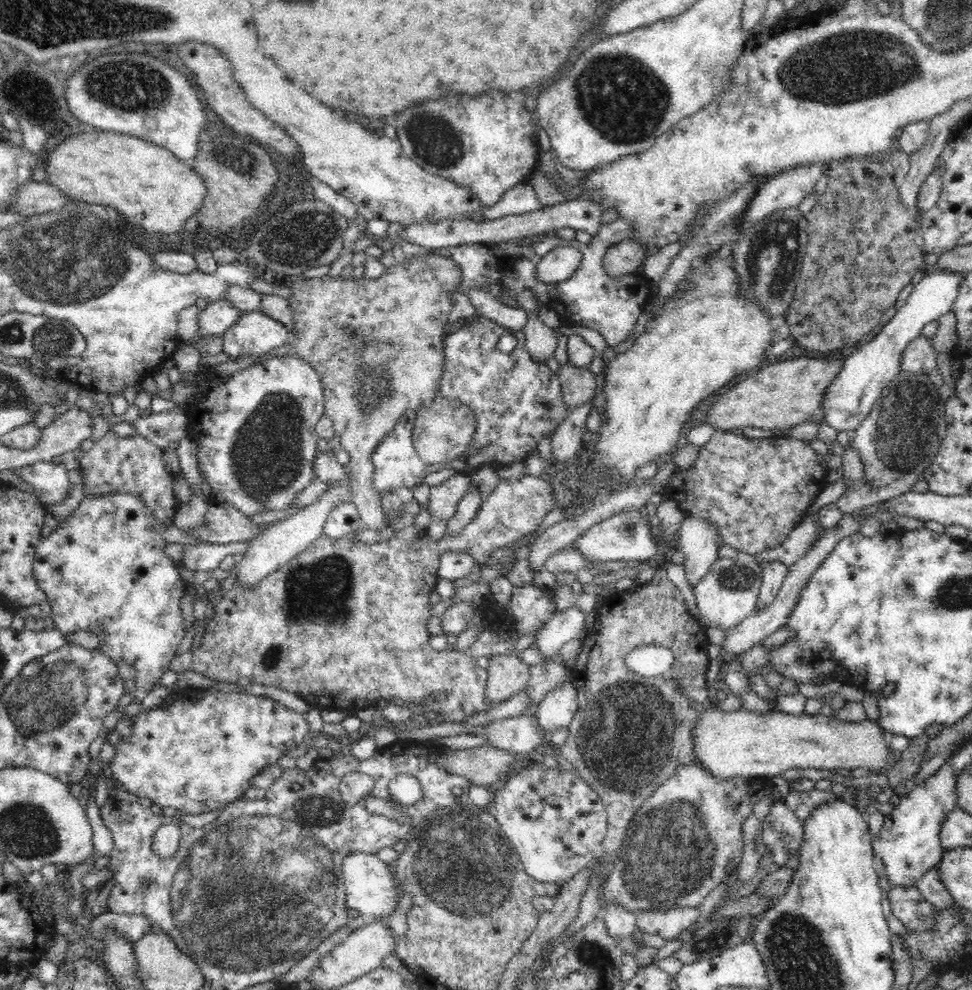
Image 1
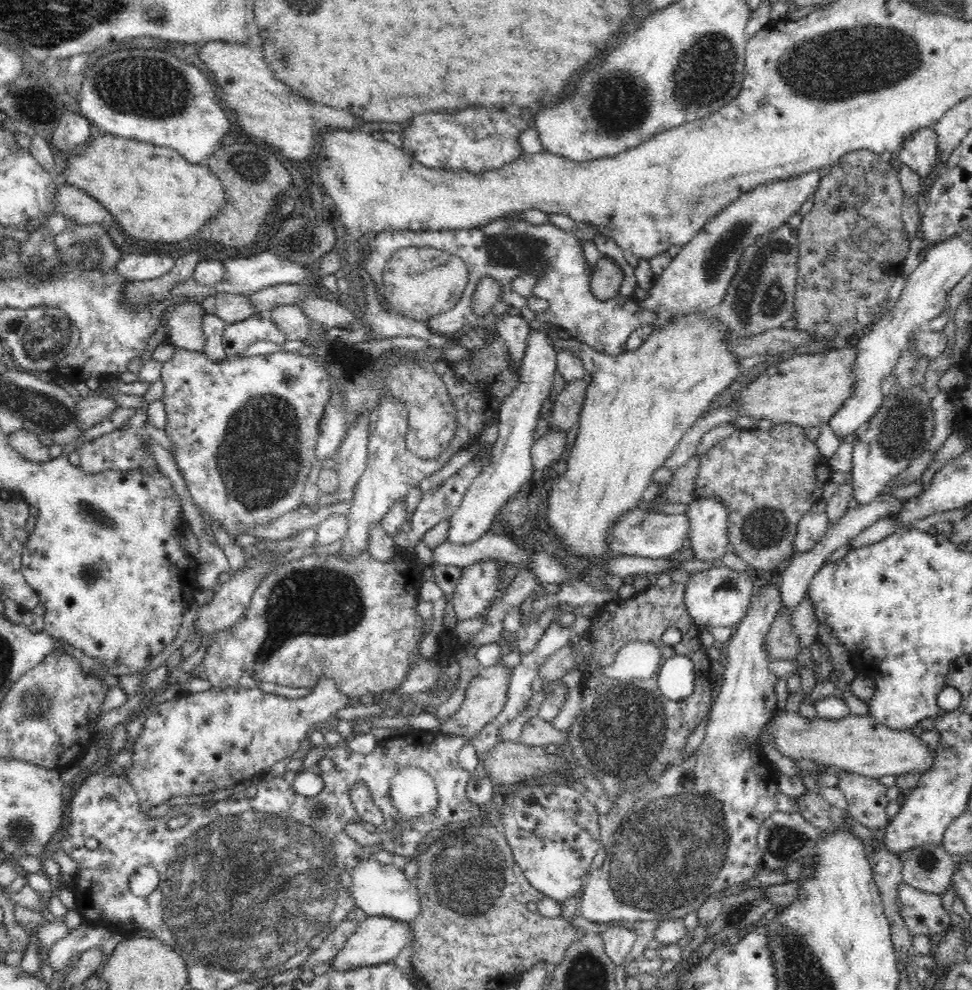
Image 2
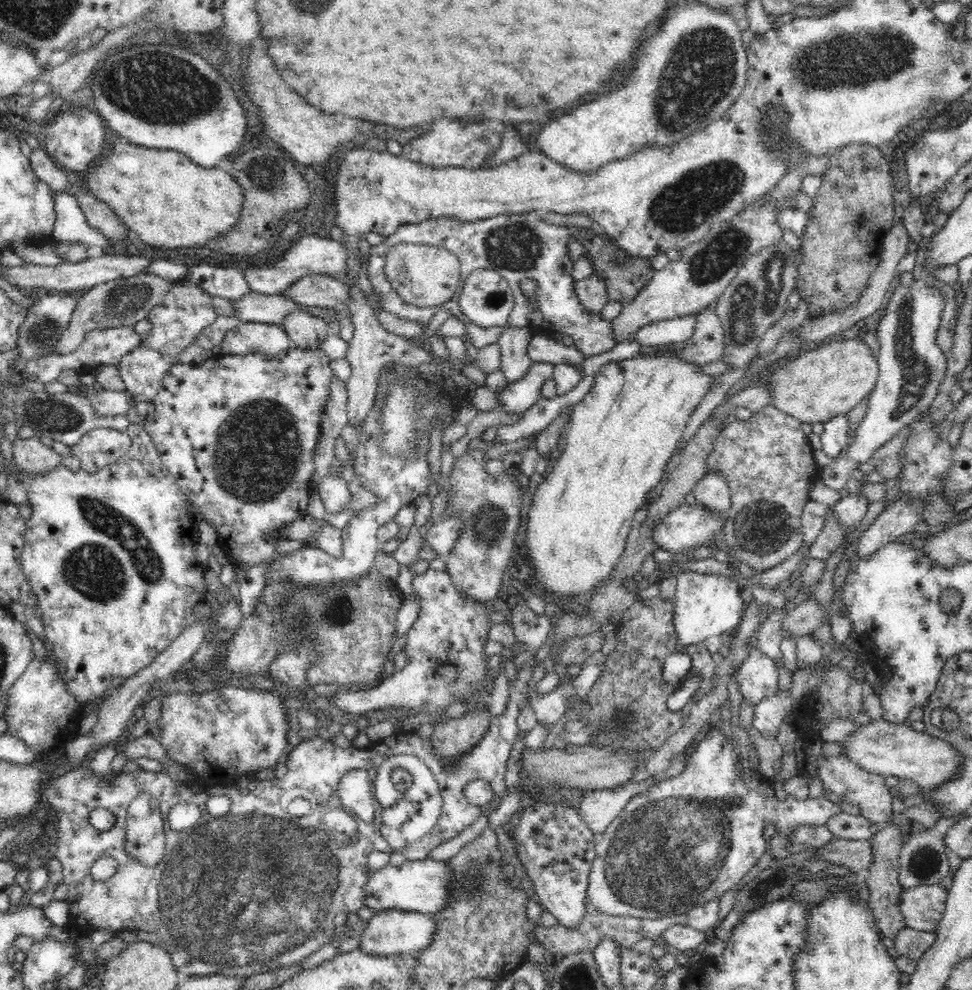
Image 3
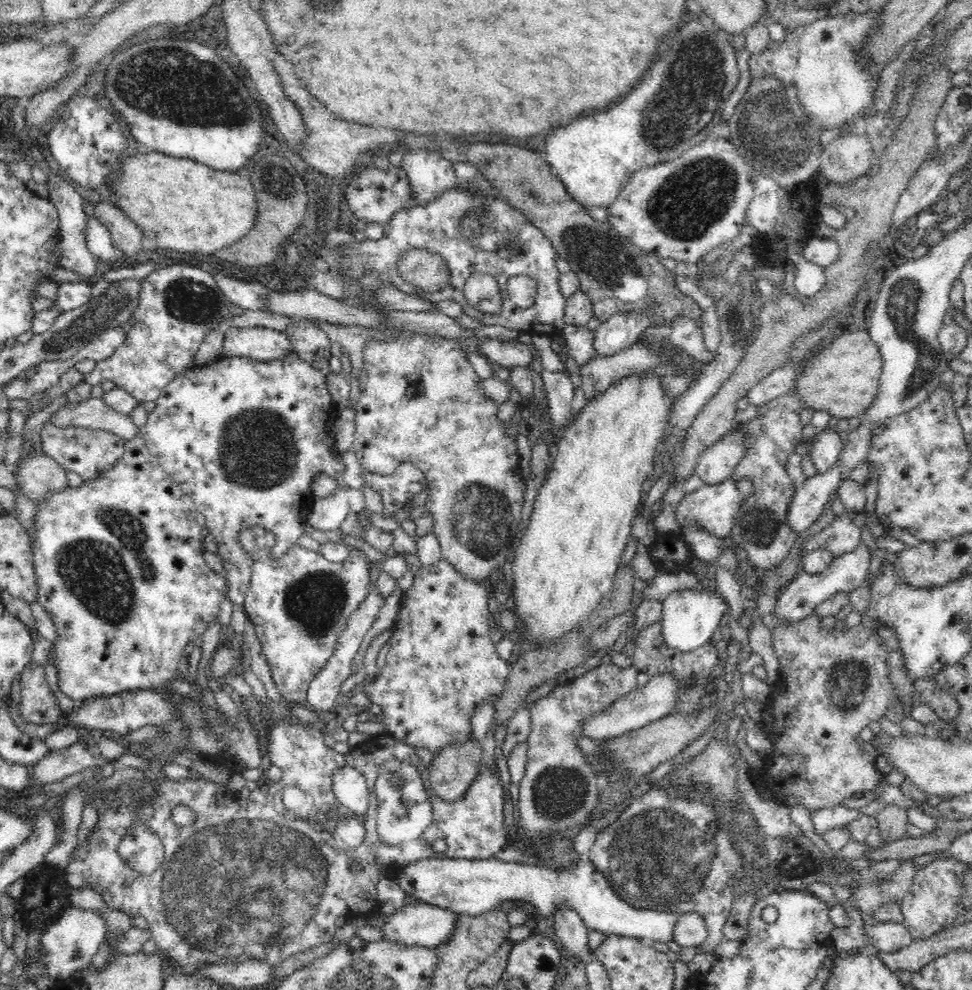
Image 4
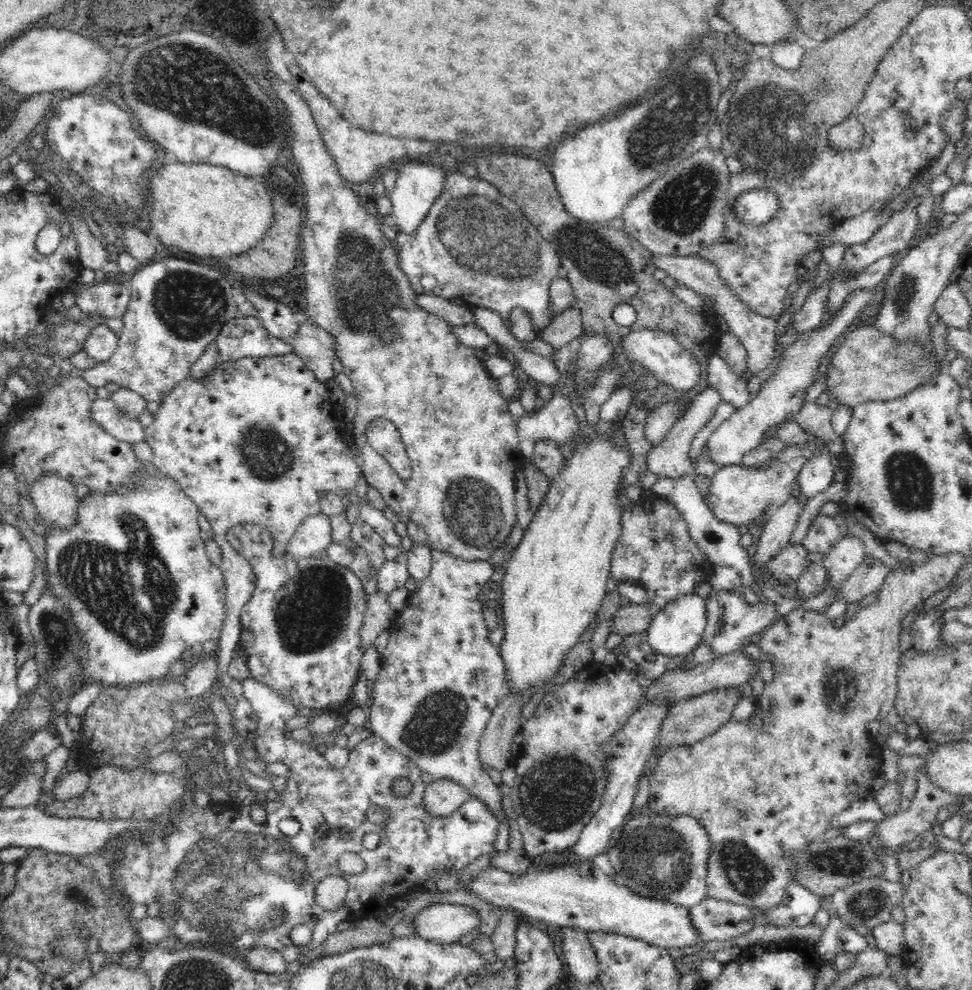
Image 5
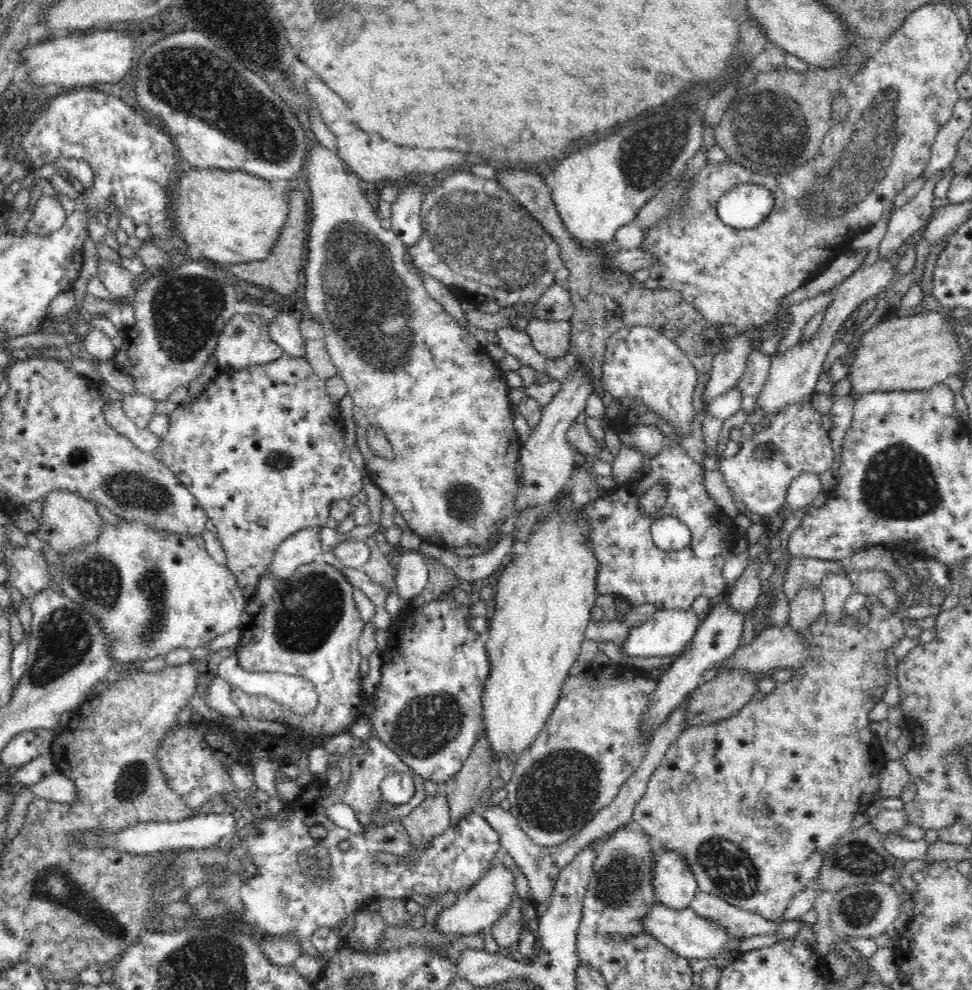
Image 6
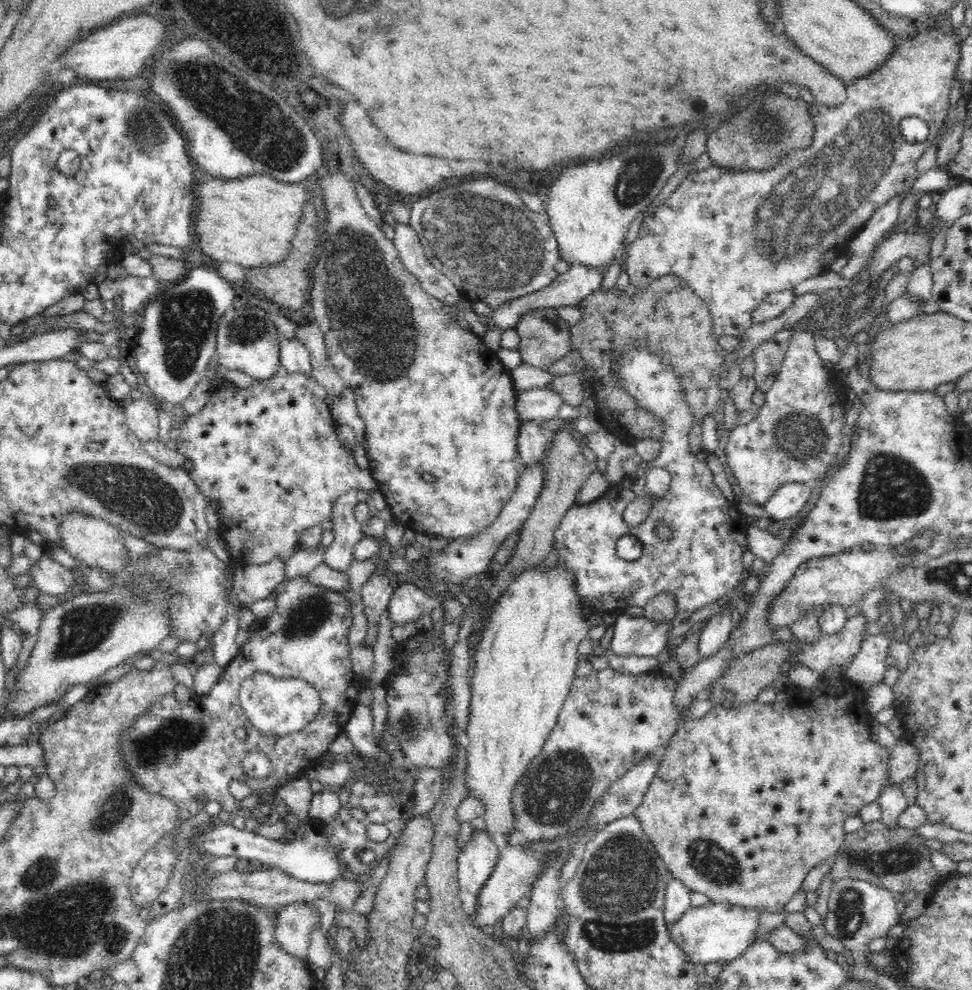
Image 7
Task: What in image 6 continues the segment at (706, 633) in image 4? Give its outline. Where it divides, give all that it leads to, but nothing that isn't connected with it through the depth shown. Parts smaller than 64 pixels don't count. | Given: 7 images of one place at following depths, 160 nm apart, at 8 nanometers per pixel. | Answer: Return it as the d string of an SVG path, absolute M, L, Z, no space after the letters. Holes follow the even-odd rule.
M655 610L654 616L642 622L638 627L632 627L621 651L627 656L661 656L672 660L684 652L699 630L703 617L690 610Z

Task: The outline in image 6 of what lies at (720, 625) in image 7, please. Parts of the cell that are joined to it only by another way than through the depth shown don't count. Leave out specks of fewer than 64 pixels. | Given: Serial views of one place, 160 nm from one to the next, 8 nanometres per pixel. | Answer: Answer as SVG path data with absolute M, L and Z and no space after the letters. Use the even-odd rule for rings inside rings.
M750 560L744 575L727 590L725 598L733 610L746 612L750 608L758 607L758 598L762 592L760 573L760 562Z

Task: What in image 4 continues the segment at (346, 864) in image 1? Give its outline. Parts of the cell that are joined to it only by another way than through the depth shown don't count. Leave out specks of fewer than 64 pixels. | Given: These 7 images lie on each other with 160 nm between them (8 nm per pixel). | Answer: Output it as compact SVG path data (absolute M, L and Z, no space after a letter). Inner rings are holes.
M426 858L410 862L398 870L395 875L398 885L406 896L414 896L422 903L436 905L440 908L452 910L459 914L478 916L500 907L504 902L526 902L536 908L540 916L552 919L552 914L558 906L573 908L583 920L583 923L592 930L602 934L625 937L642 938L647 942L670 942L674 940L674 926L680 918L680 913L674 911L658 911L636 908L622 900L620 895L610 887L610 881L604 877L602 871L594 867L588 858L580 858L573 867L554 868L545 865L528 865L525 863L506 862L492 859L470 860L467 858Z

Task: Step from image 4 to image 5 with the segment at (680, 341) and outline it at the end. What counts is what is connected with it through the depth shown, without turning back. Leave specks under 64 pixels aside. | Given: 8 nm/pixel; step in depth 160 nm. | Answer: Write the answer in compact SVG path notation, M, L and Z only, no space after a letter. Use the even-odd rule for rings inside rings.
M717 353L708 358L707 371L709 386L718 389L724 402L739 409L750 399L747 381L743 376L734 374Z

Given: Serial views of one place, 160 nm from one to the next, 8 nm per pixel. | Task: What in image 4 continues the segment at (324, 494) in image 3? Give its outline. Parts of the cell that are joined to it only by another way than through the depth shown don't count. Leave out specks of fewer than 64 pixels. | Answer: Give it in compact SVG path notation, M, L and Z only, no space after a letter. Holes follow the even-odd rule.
M340 486L329 498L315 500L314 506L307 513L307 522L312 530L337 530L350 514L357 516L364 509L365 496L362 490L348 486L342 489Z

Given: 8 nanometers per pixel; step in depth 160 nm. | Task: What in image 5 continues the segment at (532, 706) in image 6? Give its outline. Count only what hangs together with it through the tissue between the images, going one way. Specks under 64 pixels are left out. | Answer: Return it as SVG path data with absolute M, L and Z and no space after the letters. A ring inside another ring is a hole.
M597 436L590 441L585 438L585 441L581 442L573 454L570 460L566 460L564 468L560 470L560 474L551 480L550 489L548 490L546 499L542 504L542 507L535 513L531 524L527 532L524 533L520 544L515 550L508 554L506 562L504 564L504 582L500 586L502 599L502 619L504 621L504 641L499 647L499 653L502 655L505 667L506 667L506 684L509 690L519 690L524 692L524 689L529 688L531 694L538 694L542 690L542 686L554 678L558 674L564 665L564 656L568 654L568 650L572 649L578 642L581 642L582 636L586 630L590 627L590 623L593 622L597 610L600 608L601 602L606 594L606 584L610 579L610 568L612 564L612 554L616 548L616 542L620 540L622 536L622 507L618 504L618 498L623 495L624 483L622 482L622 472L630 466L630 449L627 442L624 444L614 444L609 438L602 438Z

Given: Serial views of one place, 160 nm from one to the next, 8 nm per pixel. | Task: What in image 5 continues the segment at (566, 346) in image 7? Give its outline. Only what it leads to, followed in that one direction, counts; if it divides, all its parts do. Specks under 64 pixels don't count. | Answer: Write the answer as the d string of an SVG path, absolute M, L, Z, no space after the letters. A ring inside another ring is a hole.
M573 305L554 316L548 326L535 331L537 338L550 343L550 346L556 349L570 344L574 338L581 338L582 334L581 310Z

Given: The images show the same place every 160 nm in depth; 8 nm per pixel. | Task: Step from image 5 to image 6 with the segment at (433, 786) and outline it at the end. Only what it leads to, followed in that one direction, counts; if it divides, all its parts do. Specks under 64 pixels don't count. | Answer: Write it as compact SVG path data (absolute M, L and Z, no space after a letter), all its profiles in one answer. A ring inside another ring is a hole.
M444 794L423 797L421 803L402 820L414 848L426 848L449 828L449 802Z

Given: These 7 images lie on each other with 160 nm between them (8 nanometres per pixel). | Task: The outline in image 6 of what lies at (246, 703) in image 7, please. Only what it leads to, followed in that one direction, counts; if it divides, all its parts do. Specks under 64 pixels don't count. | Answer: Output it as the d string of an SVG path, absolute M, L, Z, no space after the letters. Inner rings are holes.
M237 653L223 658L218 657L216 674L230 683L232 688L240 690L245 696L265 696L271 701L288 707L295 715L305 717L313 713L317 707L318 695L316 687L303 676L286 674L284 672L248 672L237 661Z

